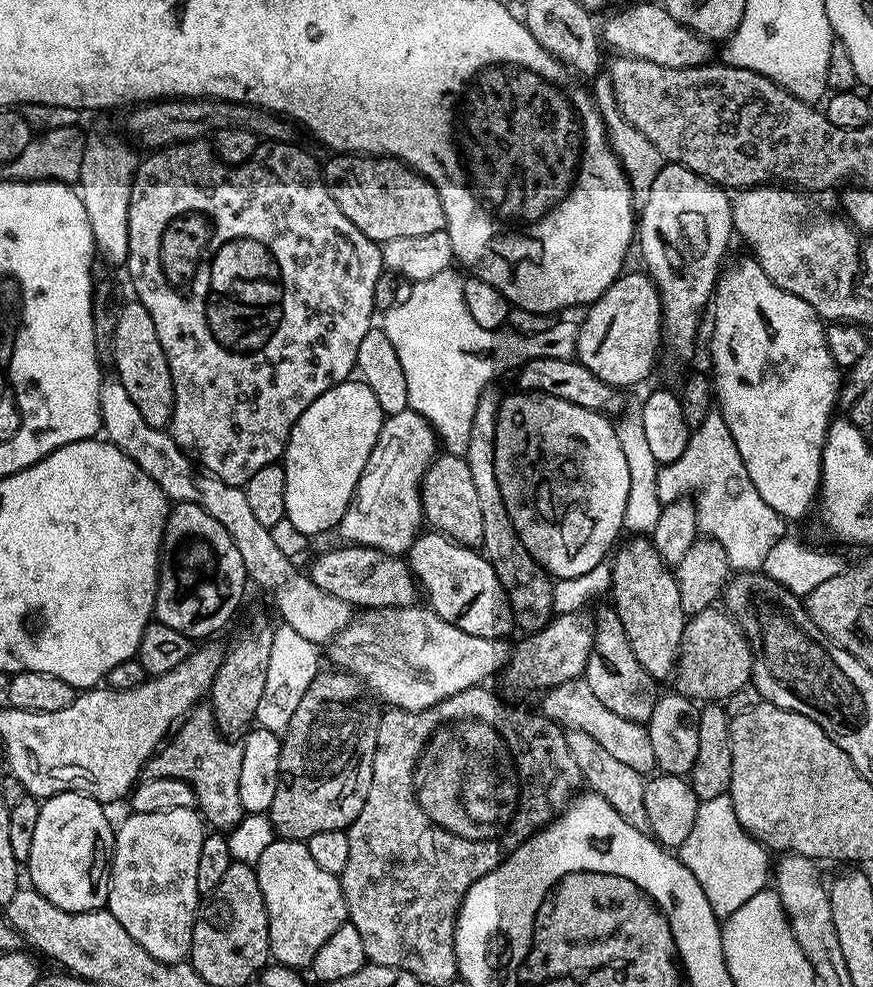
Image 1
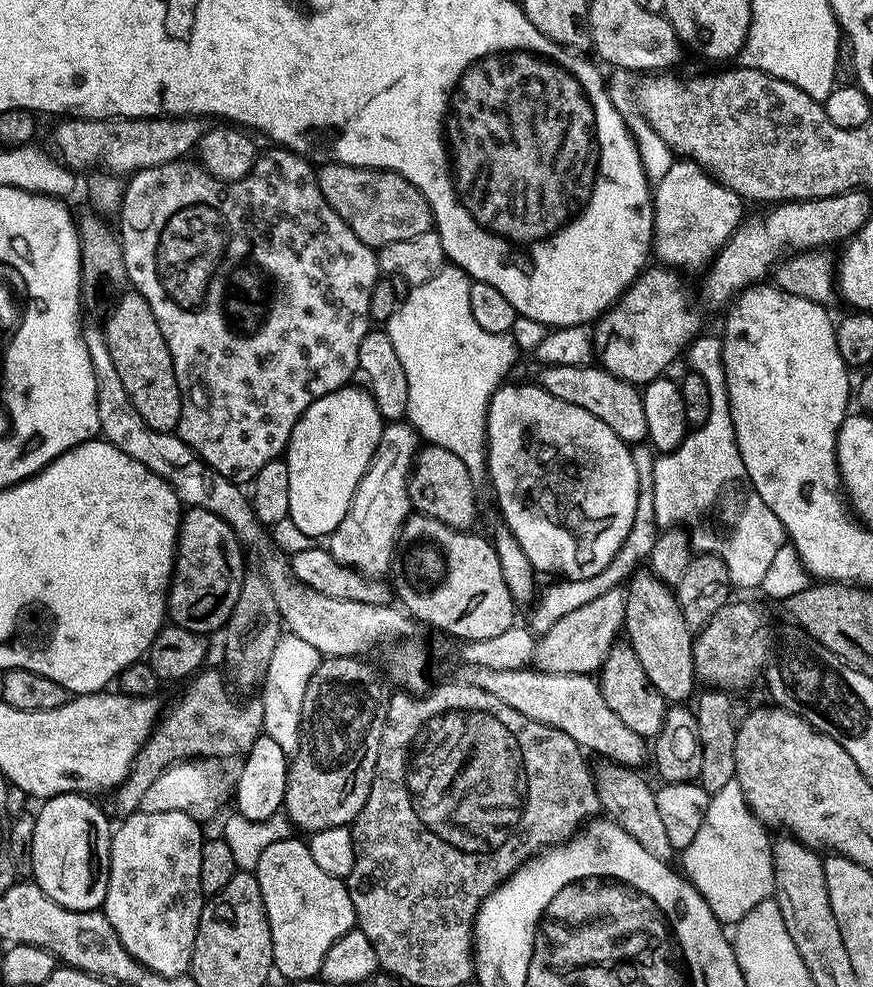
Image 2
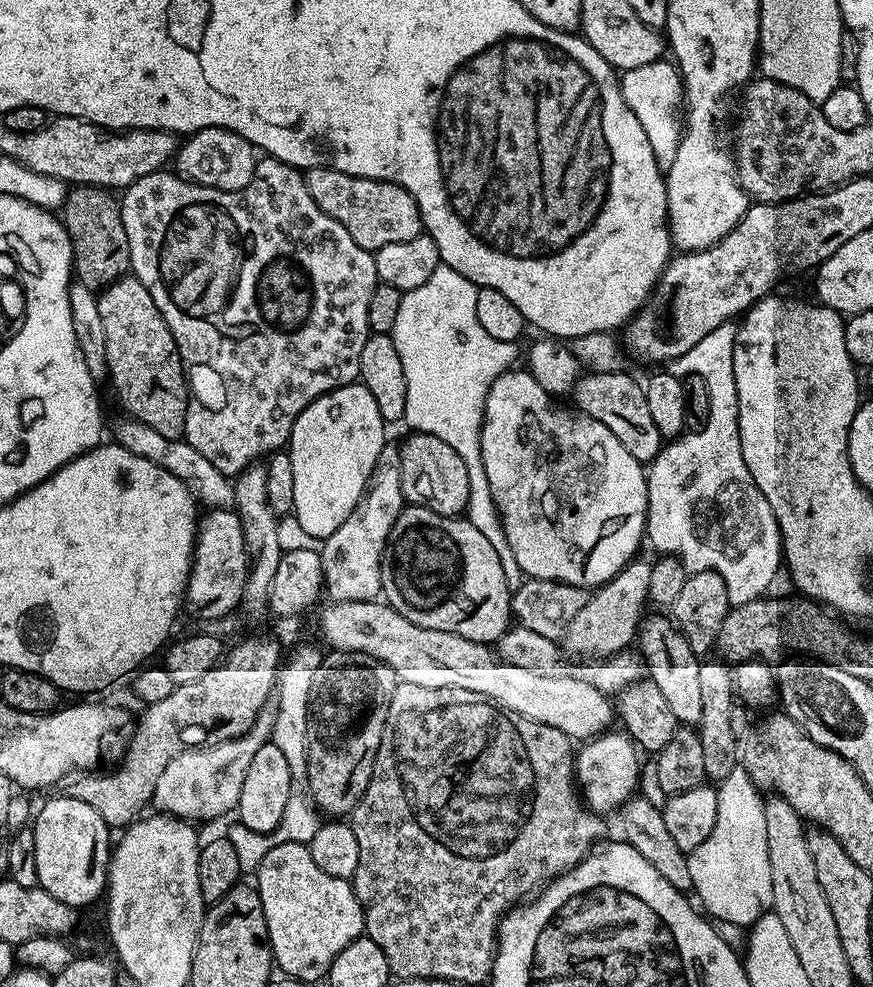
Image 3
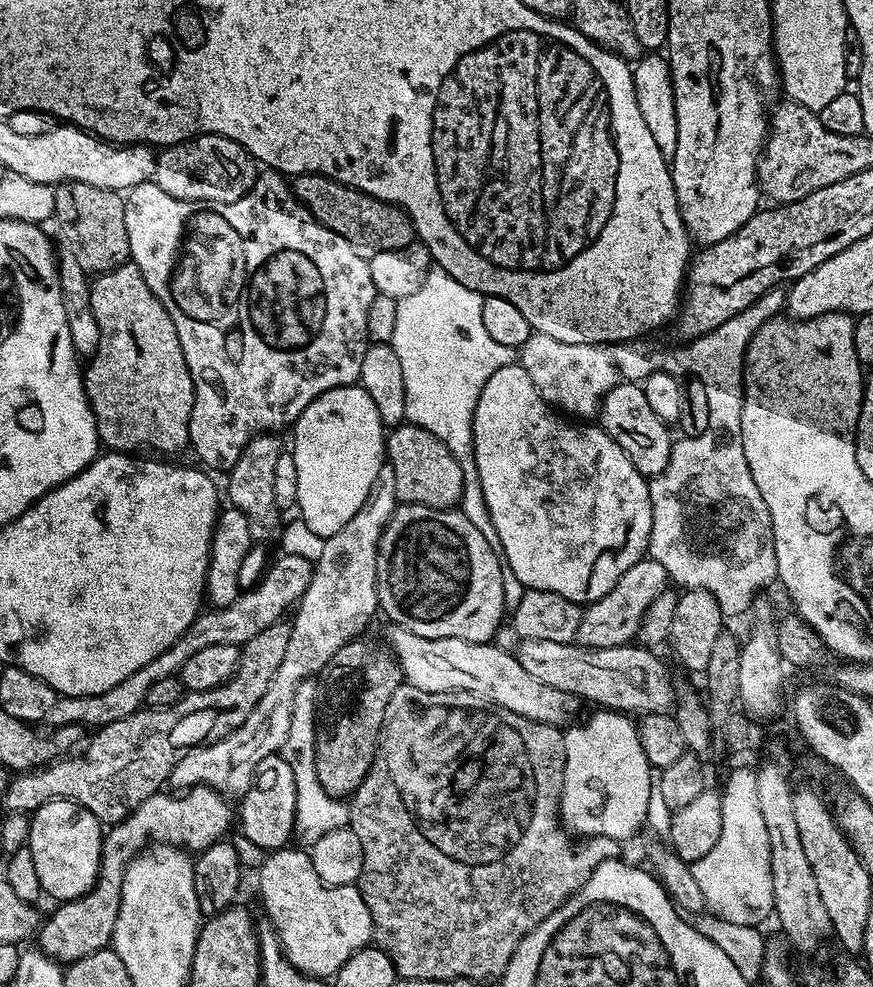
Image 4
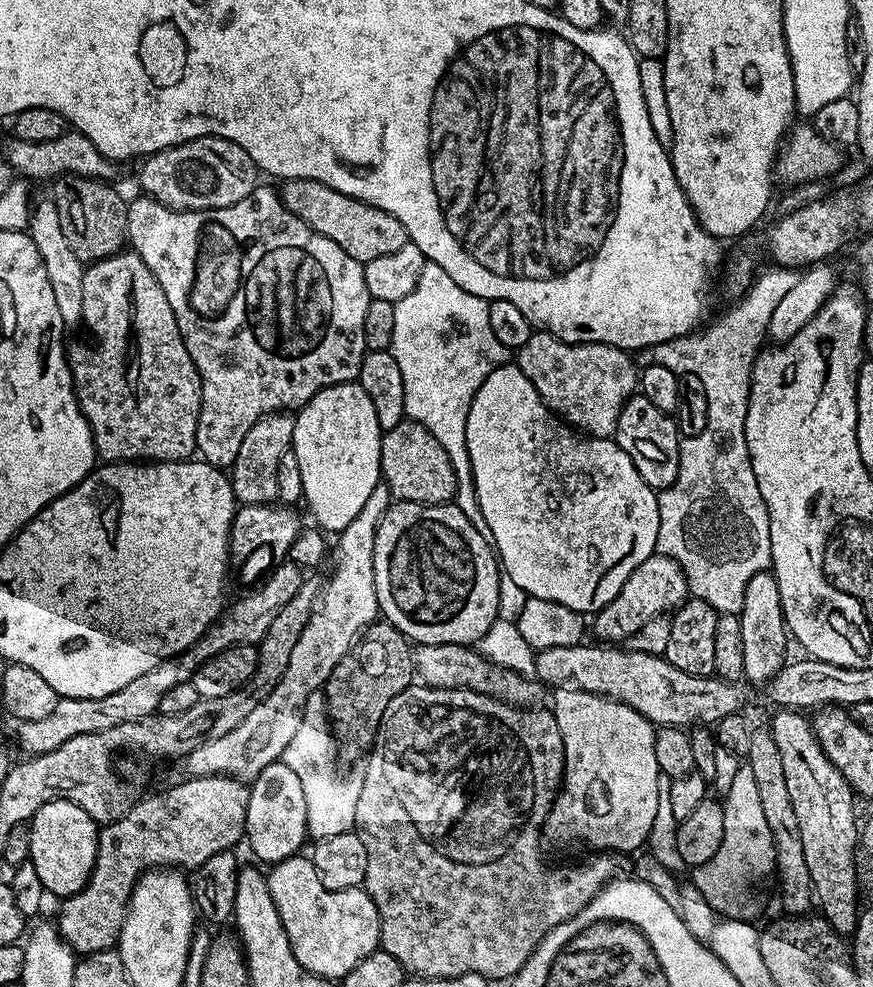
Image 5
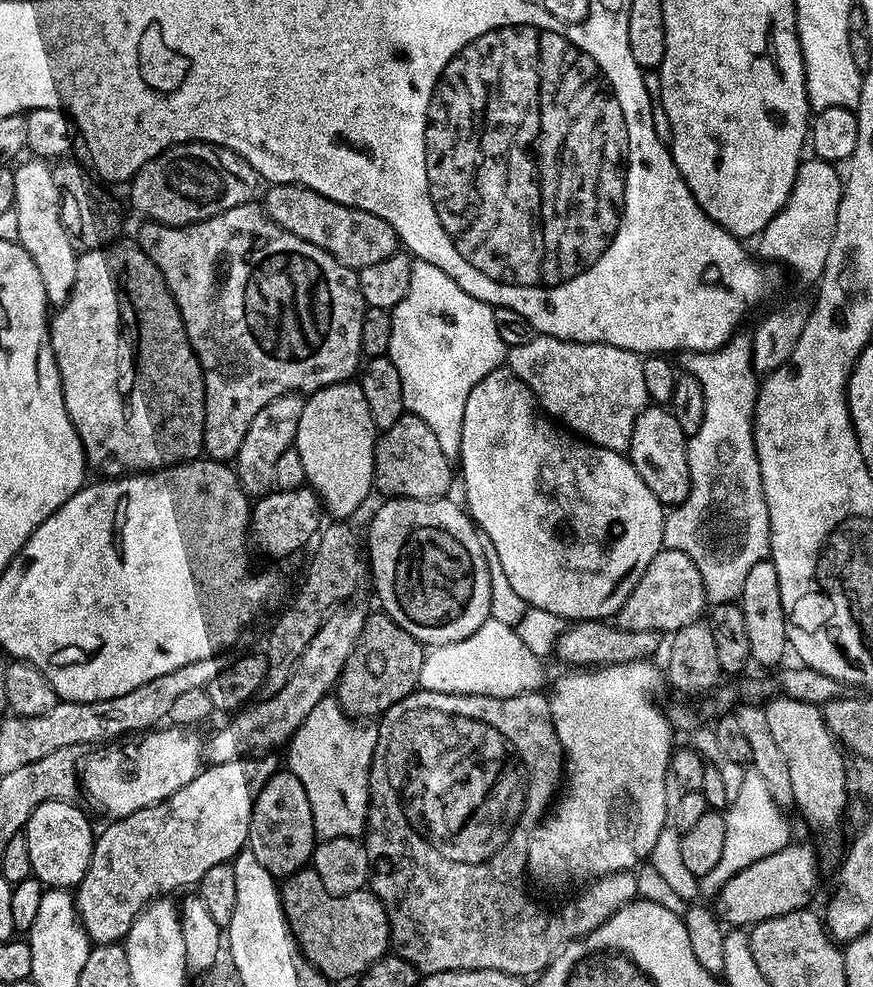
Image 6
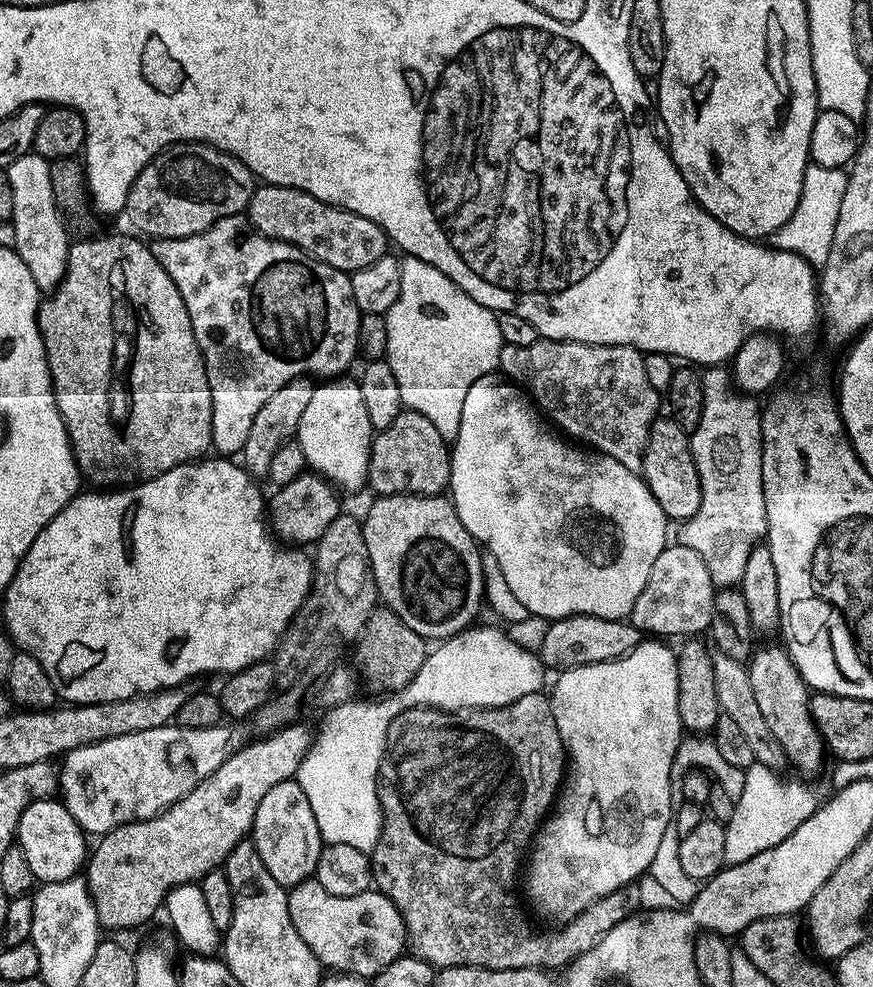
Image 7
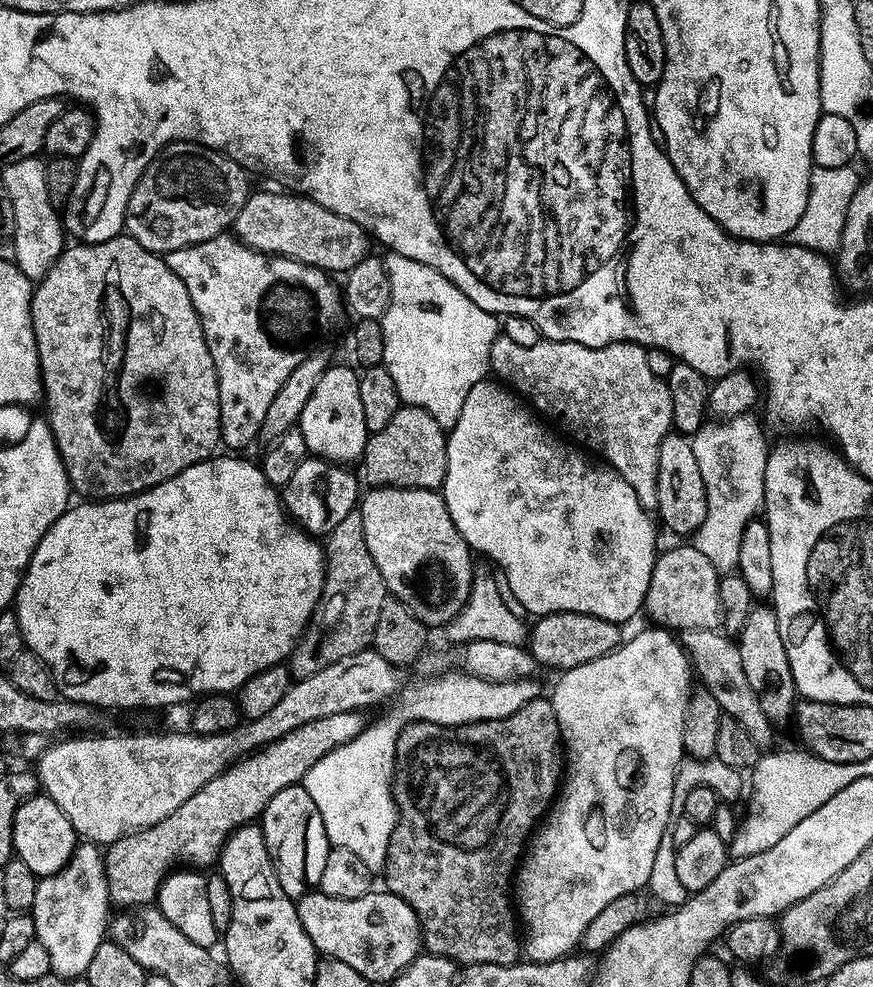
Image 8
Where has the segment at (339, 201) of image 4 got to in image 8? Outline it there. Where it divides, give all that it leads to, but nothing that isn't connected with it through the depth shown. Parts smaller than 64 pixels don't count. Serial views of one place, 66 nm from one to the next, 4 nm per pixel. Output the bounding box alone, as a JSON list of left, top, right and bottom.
[236,191,370,274]

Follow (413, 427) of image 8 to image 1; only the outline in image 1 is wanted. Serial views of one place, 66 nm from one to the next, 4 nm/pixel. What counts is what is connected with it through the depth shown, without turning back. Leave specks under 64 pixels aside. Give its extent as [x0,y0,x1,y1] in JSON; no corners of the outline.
[420,455,483,548]

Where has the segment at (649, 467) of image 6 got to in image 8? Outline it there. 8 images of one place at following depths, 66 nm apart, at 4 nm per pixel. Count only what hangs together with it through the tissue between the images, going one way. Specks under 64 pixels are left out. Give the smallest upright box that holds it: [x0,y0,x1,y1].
[655,434,707,538]

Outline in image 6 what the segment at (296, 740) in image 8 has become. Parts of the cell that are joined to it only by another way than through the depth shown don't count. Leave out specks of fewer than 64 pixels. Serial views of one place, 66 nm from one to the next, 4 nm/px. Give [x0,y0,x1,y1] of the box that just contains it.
[74,754,278,945]

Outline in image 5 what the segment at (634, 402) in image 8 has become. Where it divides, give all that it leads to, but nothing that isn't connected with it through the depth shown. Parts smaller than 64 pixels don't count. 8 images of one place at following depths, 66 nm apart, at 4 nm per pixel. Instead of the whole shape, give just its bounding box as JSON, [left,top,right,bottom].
[514,331,638,438]

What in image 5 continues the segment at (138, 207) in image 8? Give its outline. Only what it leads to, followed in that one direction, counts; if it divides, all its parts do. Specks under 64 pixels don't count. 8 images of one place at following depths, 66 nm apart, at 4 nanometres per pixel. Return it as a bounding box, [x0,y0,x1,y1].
[139,136,258,212]

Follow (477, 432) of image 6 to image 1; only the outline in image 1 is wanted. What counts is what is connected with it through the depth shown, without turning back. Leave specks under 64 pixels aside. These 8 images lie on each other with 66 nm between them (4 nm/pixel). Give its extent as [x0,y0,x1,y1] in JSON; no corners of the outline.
[496,394,630,579]

